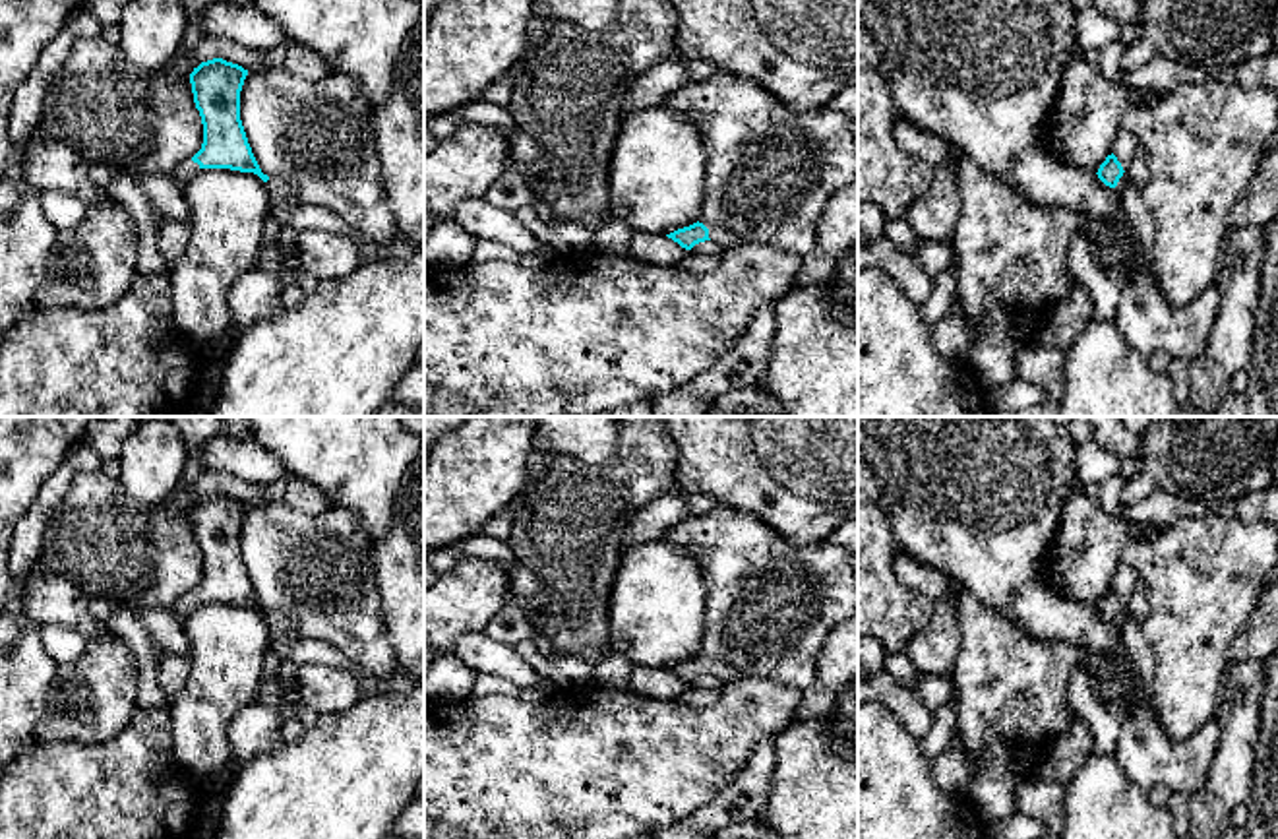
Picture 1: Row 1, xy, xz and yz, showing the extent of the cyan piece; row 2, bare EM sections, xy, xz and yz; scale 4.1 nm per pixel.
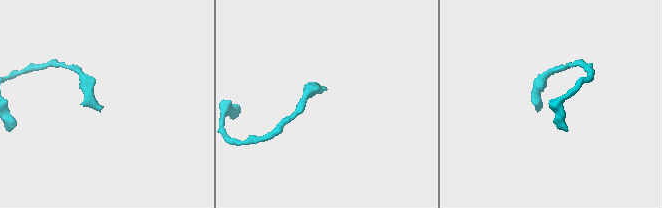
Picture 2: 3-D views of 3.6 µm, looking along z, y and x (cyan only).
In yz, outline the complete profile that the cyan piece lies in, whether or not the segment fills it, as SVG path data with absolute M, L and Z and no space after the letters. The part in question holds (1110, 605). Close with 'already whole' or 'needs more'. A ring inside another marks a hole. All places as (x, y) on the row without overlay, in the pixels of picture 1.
M1111 587L1106 591L1106 595L1100 599L1098 603L1098 612L1110 620L1110 622L1115 622L1119 612L1123 610L1123 601L1121 597L1117 595L1117 591Z; already whole

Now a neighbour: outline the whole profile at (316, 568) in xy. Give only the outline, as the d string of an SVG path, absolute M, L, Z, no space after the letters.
M281 498L248 506L240 525L240 554L261 606L269 612L287 614L298 626L300 641L325 641L366 672L380 678L397 678L395 653L385 630L372 564L372 543L350 510L327 508L318 513L306 513L292 510Z

